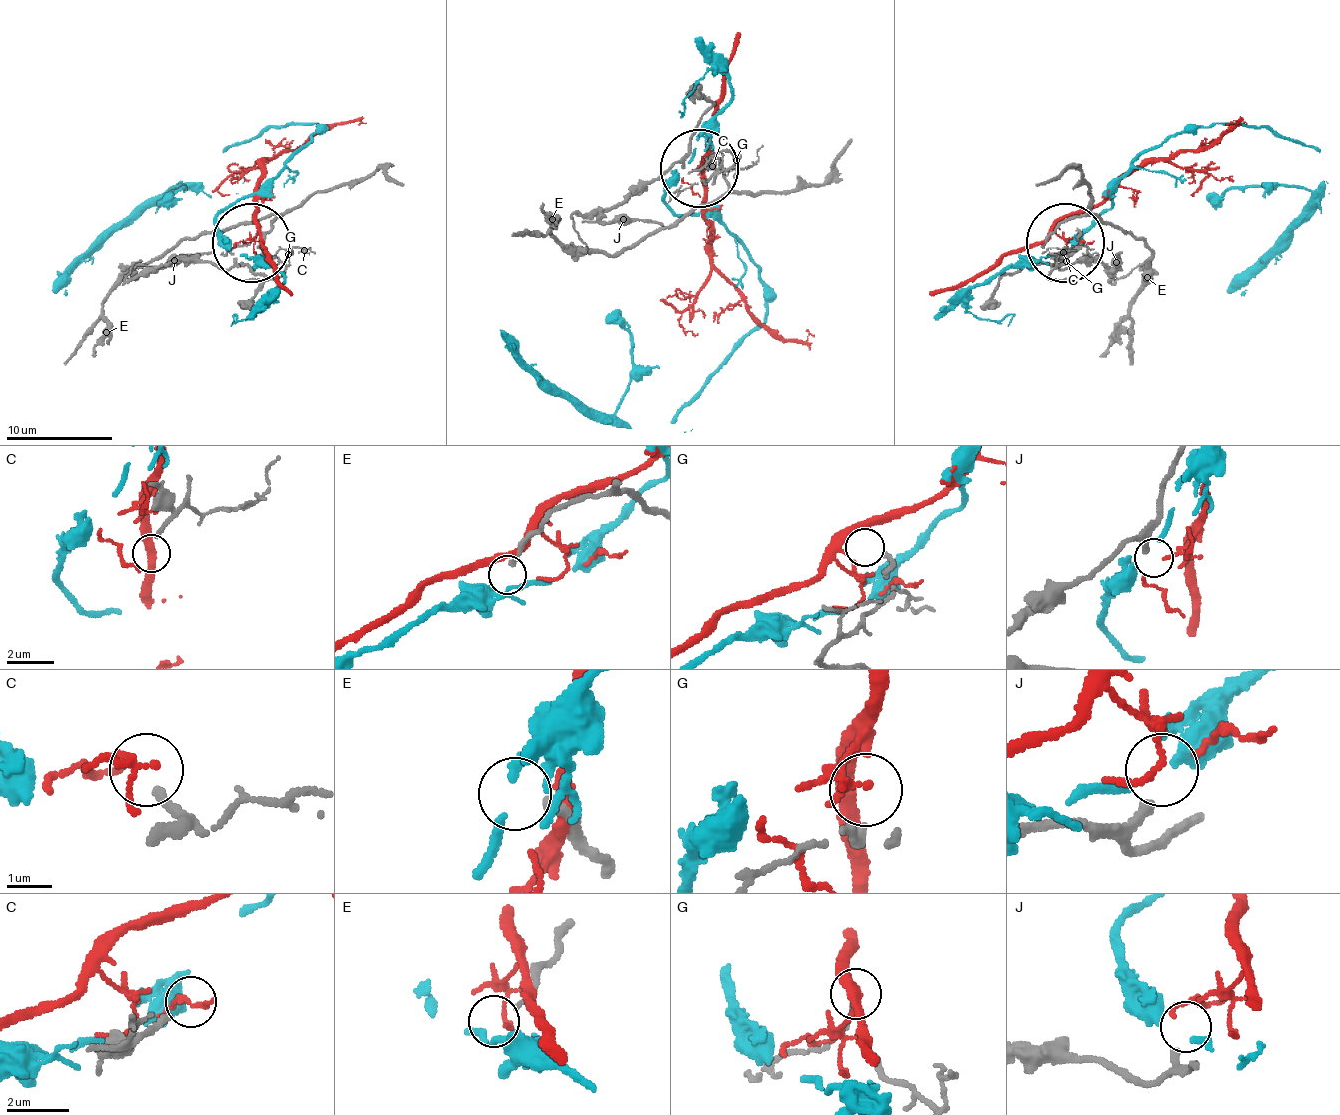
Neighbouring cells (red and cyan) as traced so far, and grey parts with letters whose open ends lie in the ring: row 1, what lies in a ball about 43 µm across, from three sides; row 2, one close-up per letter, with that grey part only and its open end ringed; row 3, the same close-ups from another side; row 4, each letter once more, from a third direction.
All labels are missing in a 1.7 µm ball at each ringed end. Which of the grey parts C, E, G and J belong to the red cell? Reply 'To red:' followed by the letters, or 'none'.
To red: G

